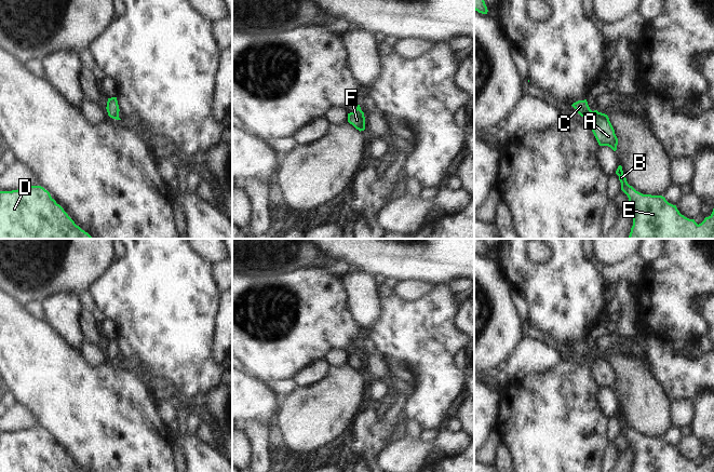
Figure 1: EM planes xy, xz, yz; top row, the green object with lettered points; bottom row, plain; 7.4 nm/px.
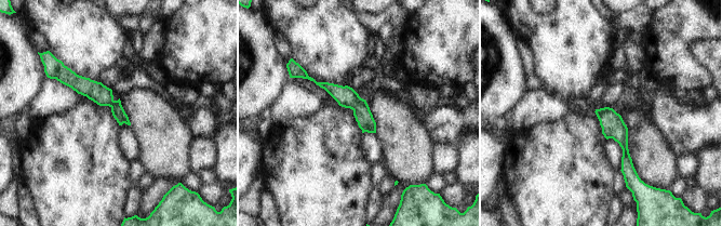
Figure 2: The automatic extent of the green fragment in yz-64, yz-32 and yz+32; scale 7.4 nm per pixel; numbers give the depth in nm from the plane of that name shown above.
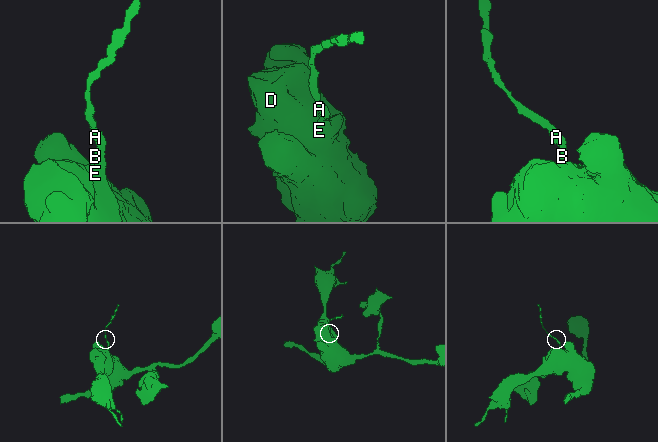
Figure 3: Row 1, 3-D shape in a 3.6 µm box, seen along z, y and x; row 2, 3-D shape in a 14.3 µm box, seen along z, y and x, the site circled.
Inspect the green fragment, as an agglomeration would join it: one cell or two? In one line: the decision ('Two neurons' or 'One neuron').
One neuron.

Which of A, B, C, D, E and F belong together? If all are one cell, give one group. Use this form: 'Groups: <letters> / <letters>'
Groups: A B C D E F.

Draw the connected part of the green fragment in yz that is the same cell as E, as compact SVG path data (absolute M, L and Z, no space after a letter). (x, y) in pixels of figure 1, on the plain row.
M621 407L616 416L633 451L631 472L714 472L714 450L712 456L698 467L695 461L682 457L676 447L669 445L664 439L636 433L628 426Z

